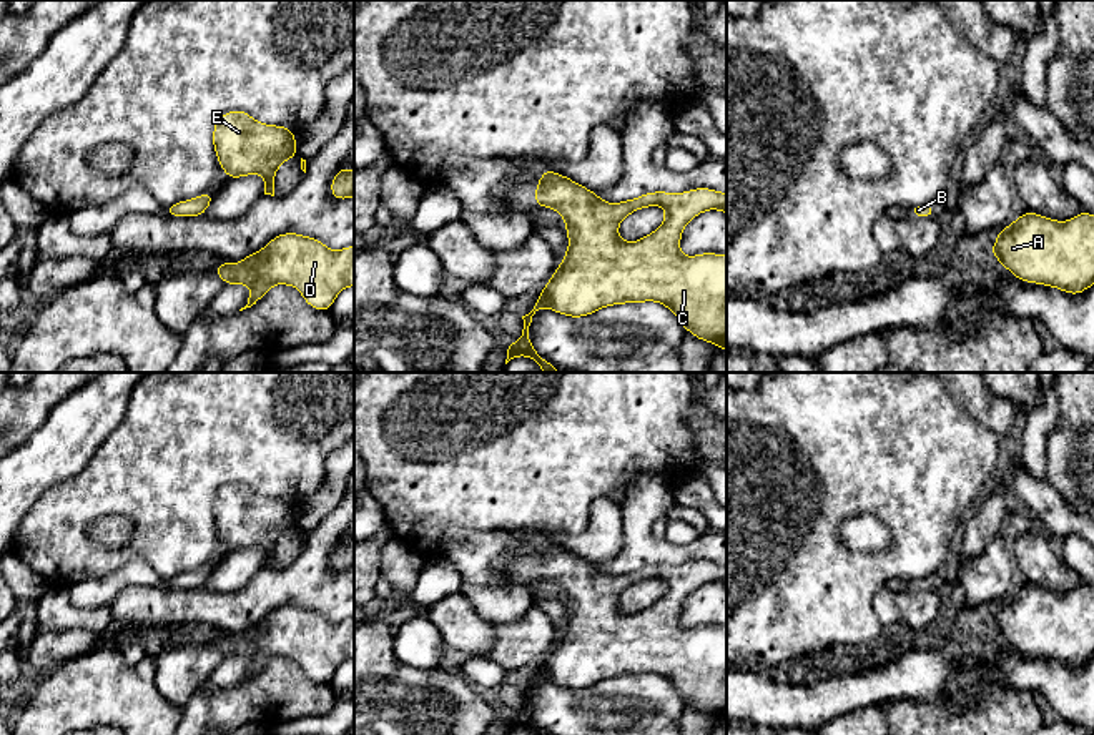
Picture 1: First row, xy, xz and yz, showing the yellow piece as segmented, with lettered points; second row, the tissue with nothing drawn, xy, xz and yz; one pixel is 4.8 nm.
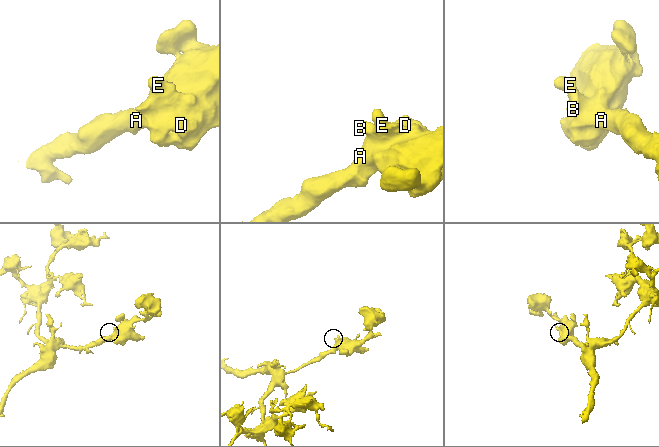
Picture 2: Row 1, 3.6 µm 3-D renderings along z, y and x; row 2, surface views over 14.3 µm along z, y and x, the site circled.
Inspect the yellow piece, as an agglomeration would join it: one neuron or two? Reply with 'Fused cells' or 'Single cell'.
Single cell

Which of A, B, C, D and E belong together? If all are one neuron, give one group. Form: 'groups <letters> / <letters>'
groups A B C D E

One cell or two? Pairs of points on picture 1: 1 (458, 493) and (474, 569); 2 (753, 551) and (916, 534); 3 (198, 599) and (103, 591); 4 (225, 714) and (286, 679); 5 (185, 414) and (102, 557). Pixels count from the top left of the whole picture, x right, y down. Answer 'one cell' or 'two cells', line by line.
1: two cells
2: one cell
3: two cells
4: one cell
5: one cell

